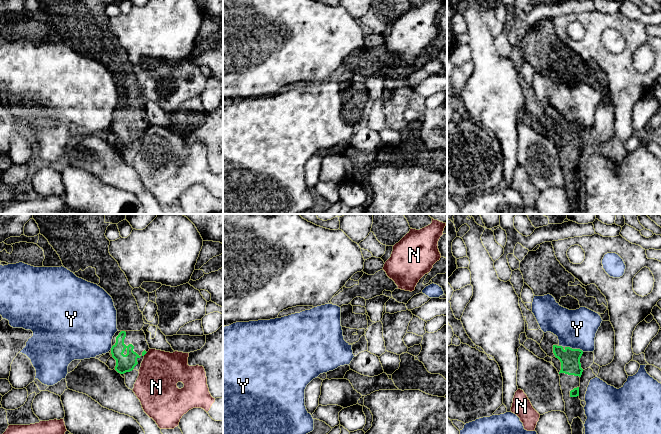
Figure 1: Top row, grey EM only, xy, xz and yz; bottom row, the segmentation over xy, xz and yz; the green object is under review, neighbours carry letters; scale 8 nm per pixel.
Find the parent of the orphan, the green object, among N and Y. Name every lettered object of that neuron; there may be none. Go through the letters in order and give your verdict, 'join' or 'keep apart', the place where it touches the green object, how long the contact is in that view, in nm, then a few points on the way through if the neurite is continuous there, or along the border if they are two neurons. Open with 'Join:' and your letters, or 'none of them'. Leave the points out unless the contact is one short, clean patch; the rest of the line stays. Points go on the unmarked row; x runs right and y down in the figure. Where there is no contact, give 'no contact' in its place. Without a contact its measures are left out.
Join: none of them
N: keep apart; meets green in xy at (145, 129); contact 50 nm long; border along xy (147, 128), (143, 131)
Y: keep apart; meets green in yz at (574, 125); contact 160 nm long; border along yz (565, 122), (579, 124), (583, 127)

